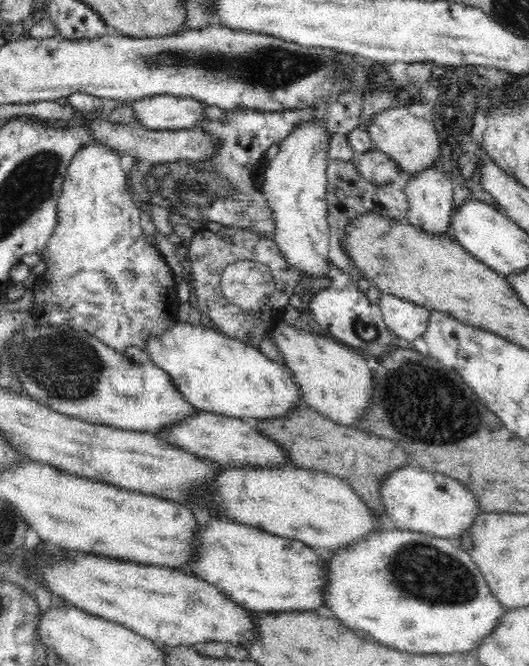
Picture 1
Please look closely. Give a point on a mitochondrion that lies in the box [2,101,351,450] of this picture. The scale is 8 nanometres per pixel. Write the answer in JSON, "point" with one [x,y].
{"point":[71,369]}

